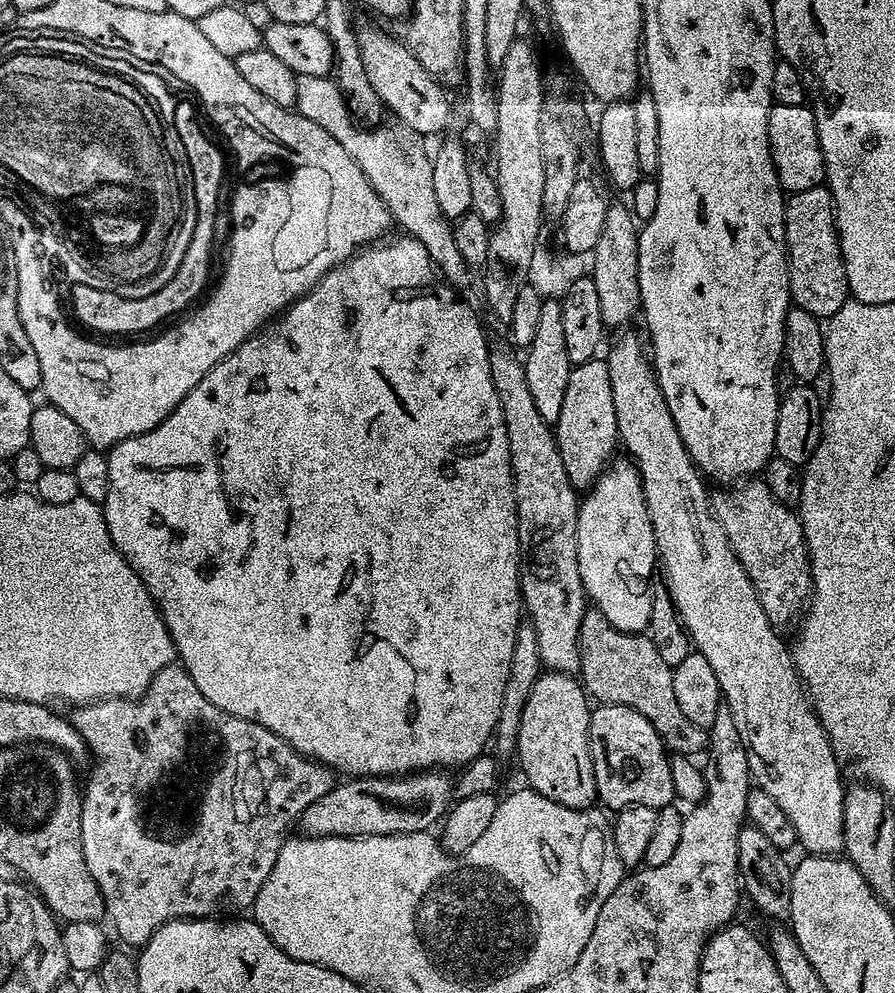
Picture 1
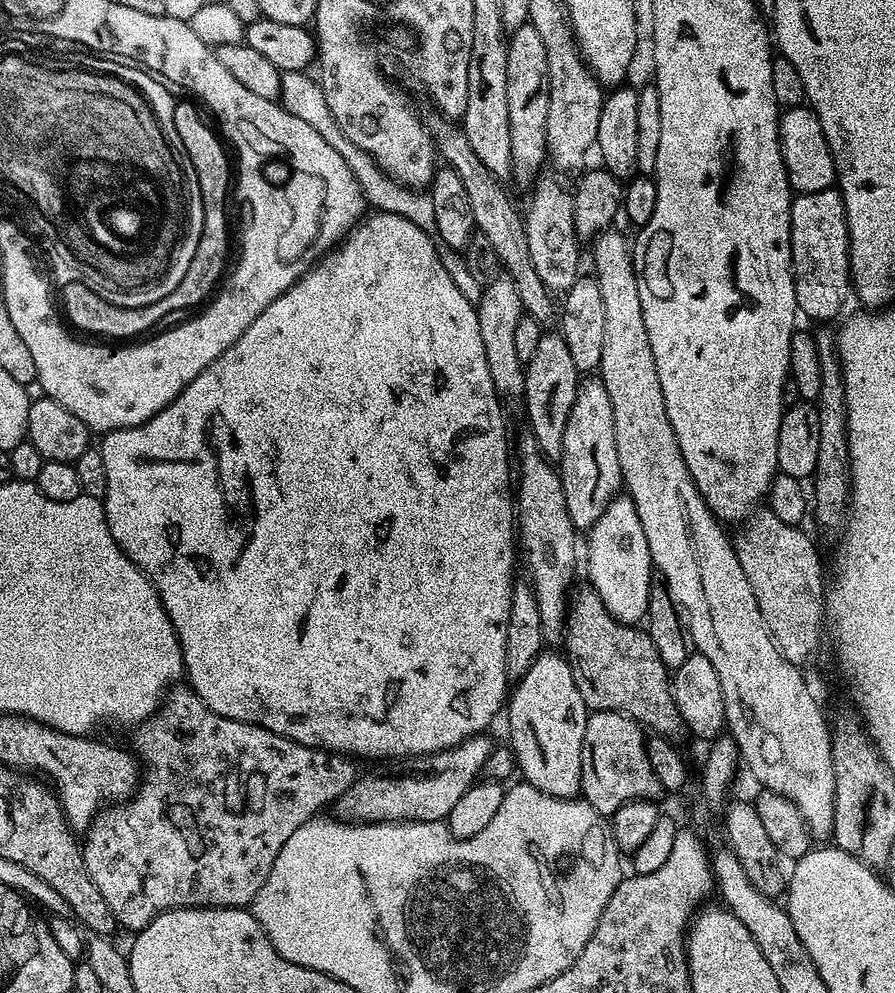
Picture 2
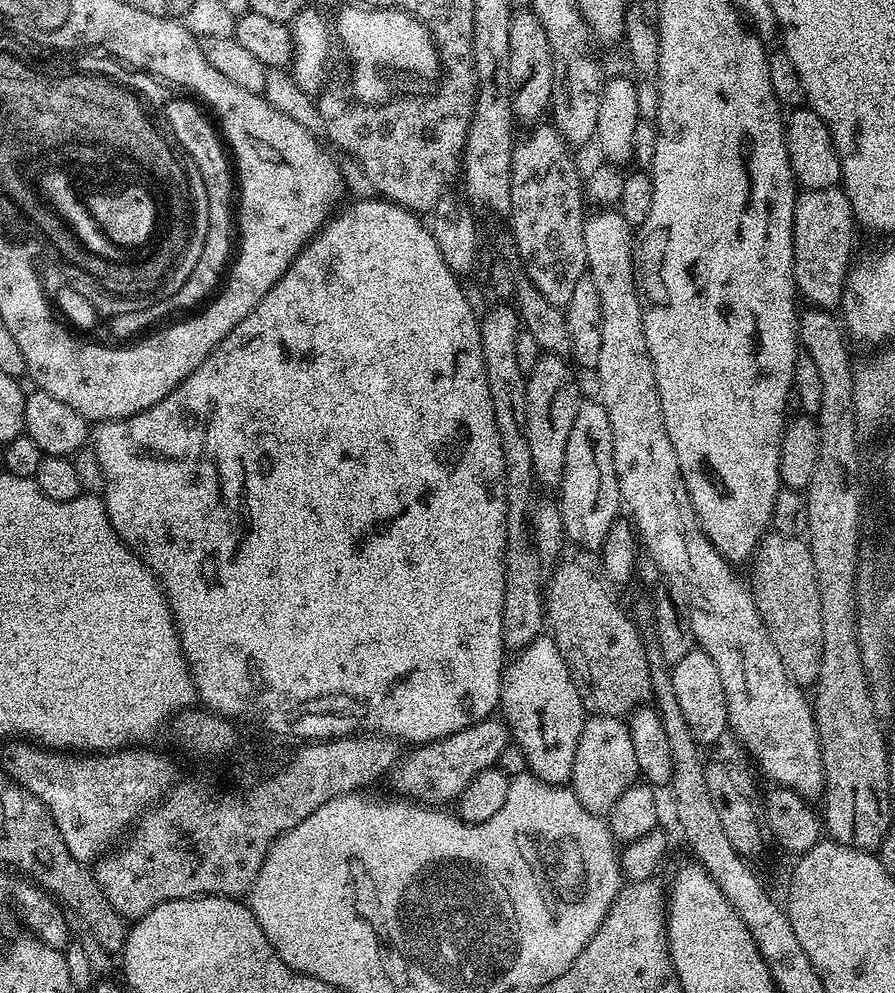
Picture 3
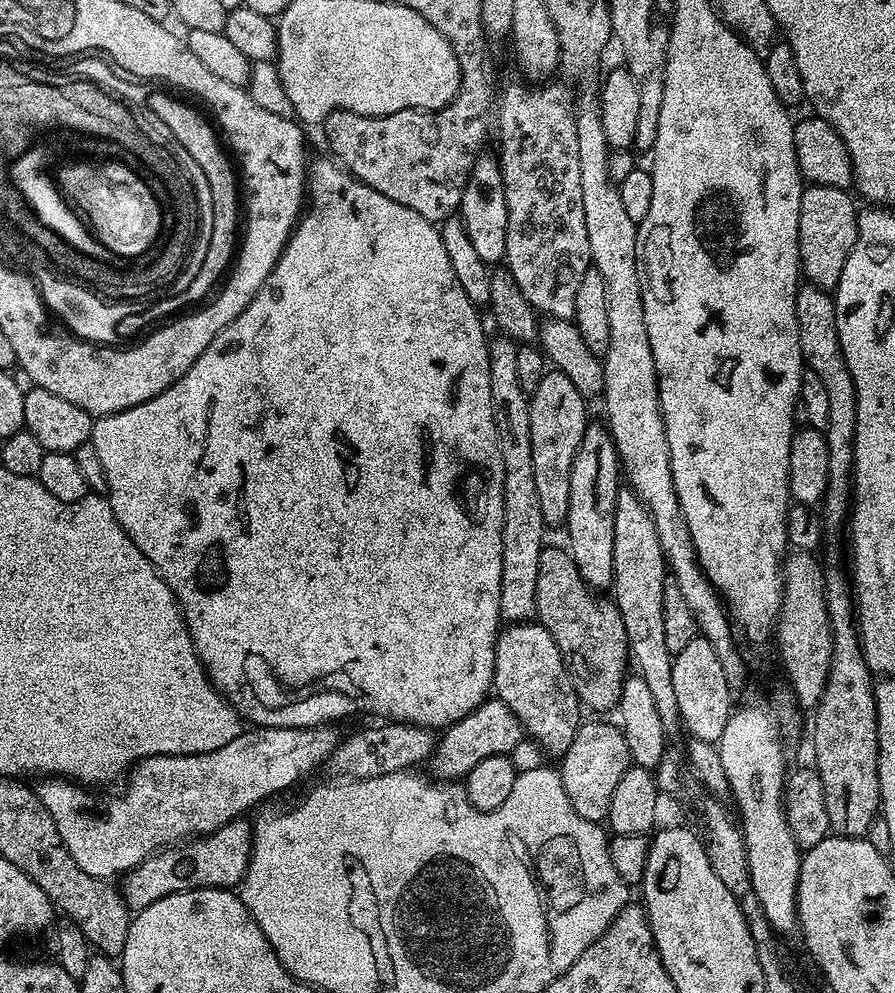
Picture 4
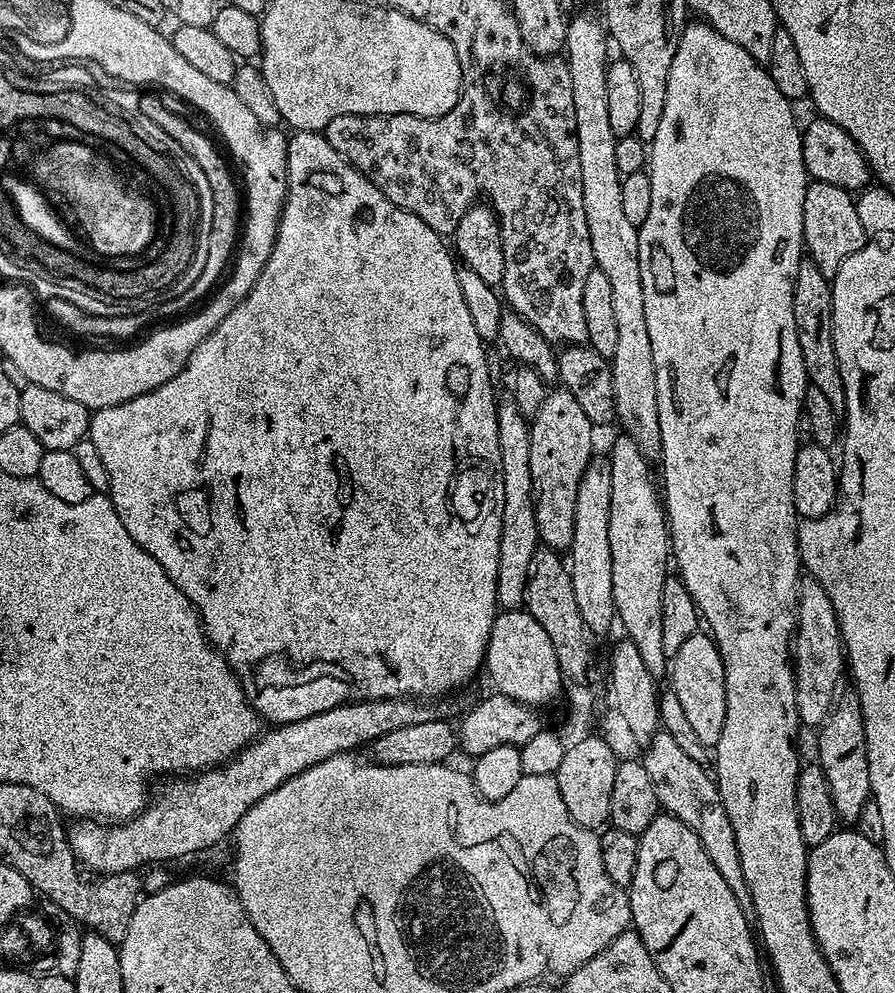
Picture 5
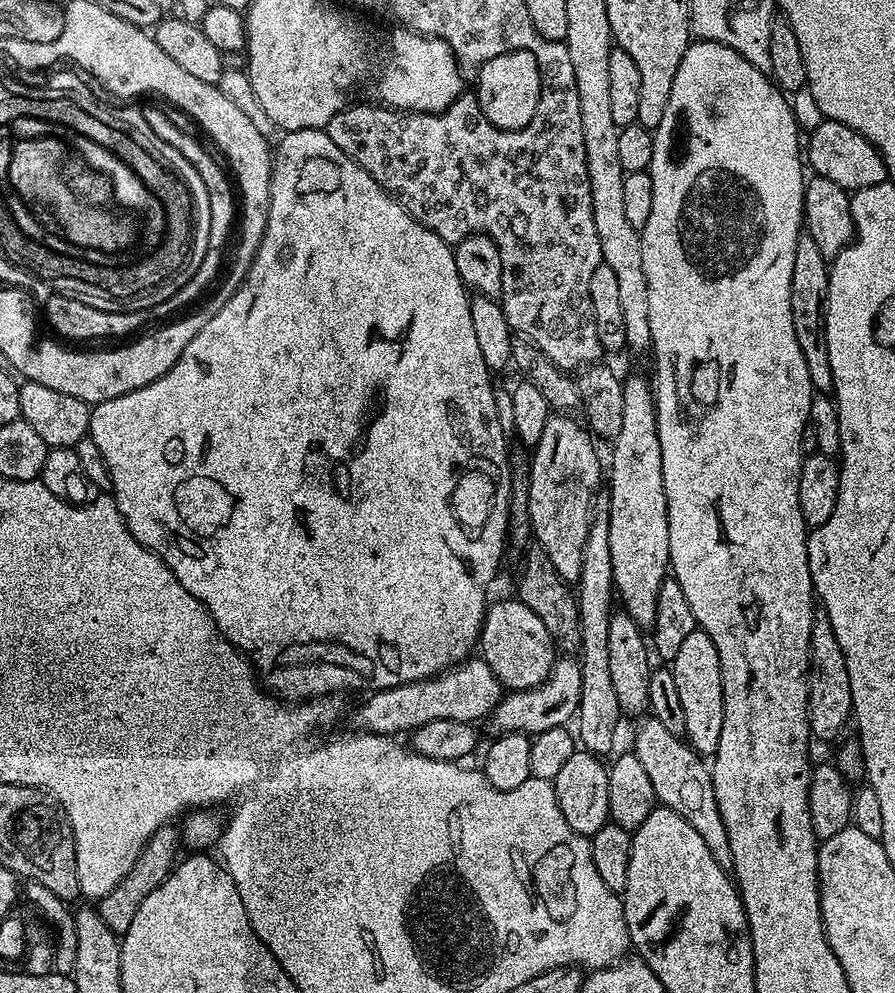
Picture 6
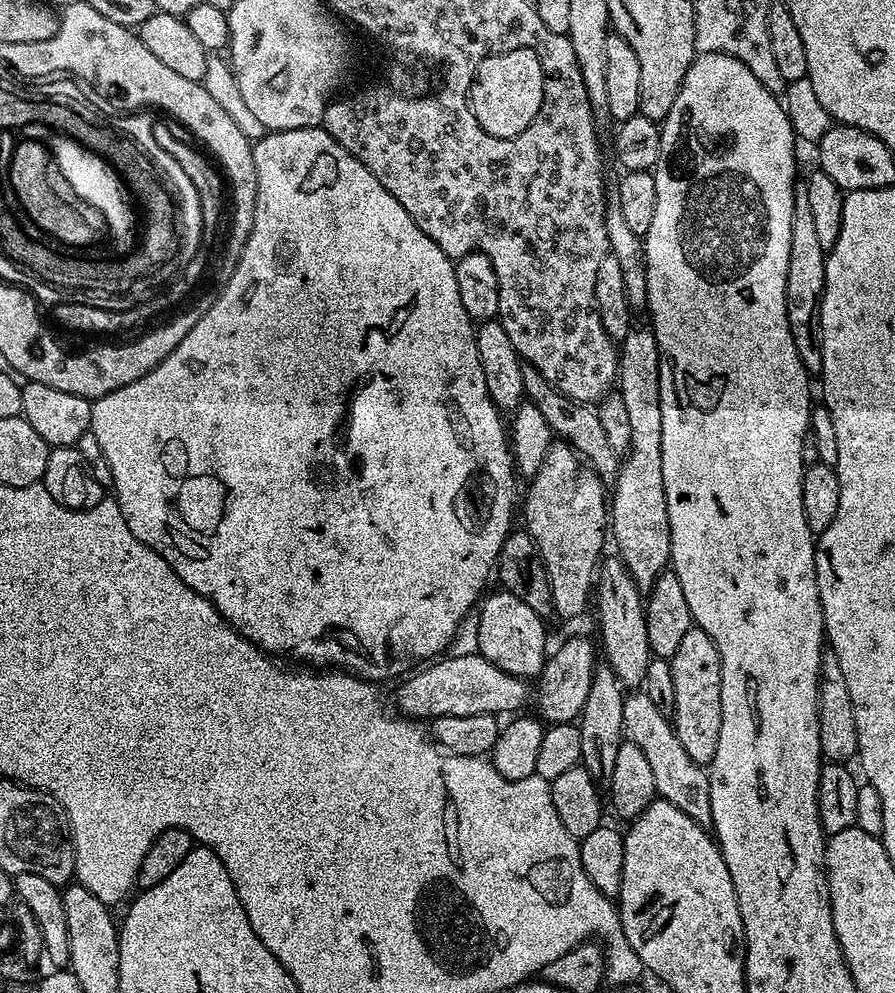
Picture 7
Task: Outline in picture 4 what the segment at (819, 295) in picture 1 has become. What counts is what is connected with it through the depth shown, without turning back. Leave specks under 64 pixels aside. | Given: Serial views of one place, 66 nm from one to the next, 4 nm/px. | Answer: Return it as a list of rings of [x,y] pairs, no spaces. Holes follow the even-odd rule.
[[[814,184],[805,187],[798,210],[798,246],[803,279],[825,290],[835,289],[842,278],[842,266],[858,238],[858,207],[842,188]]]

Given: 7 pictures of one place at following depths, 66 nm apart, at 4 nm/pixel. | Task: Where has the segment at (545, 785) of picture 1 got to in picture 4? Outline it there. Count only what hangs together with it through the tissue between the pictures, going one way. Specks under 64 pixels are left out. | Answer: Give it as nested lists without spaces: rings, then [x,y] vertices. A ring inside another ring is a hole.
[[[539,622],[508,624],[496,637],[492,686],[495,699],[510,706],[537,748],[549,757],[563,757],[580,729],[582,705],[554,638]]]

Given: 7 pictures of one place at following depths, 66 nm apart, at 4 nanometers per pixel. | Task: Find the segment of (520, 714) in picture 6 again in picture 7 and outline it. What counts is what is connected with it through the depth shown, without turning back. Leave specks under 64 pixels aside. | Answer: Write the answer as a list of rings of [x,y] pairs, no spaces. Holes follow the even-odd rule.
[[[584,636],[570,637],[554,652],[545,659],[544,669],[534,684],[534,704],[536,700],[537,708],[535,711],[539,719],[548,724],[570,724],[586,706],[586,697],[590,694],[590,686],[594,682],[598,652],[597,649],[596,652],[592,649],[591,642]]]

